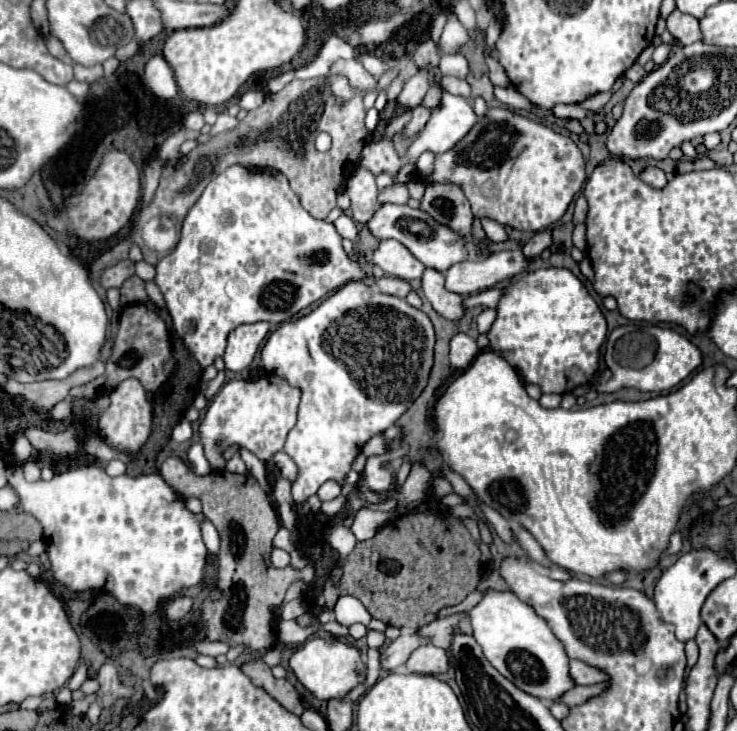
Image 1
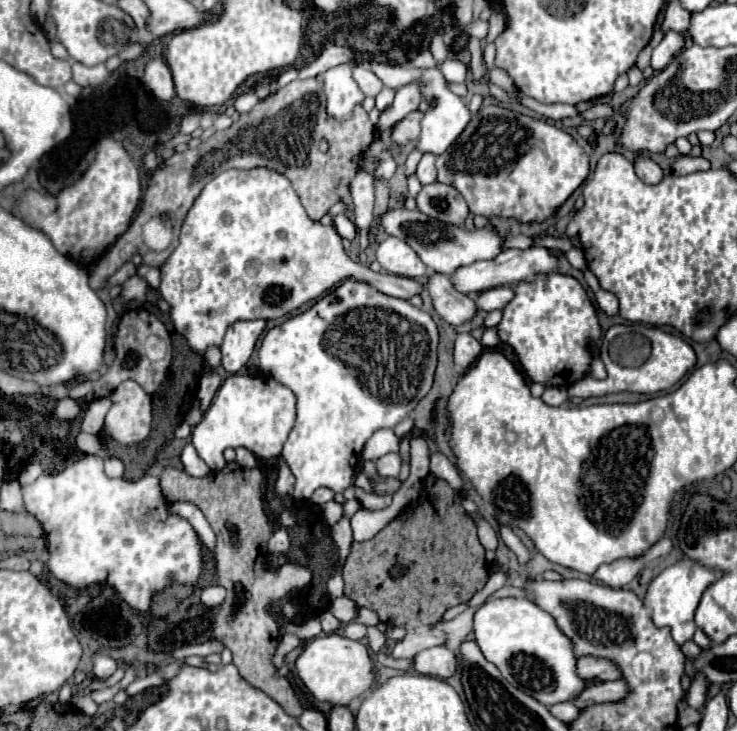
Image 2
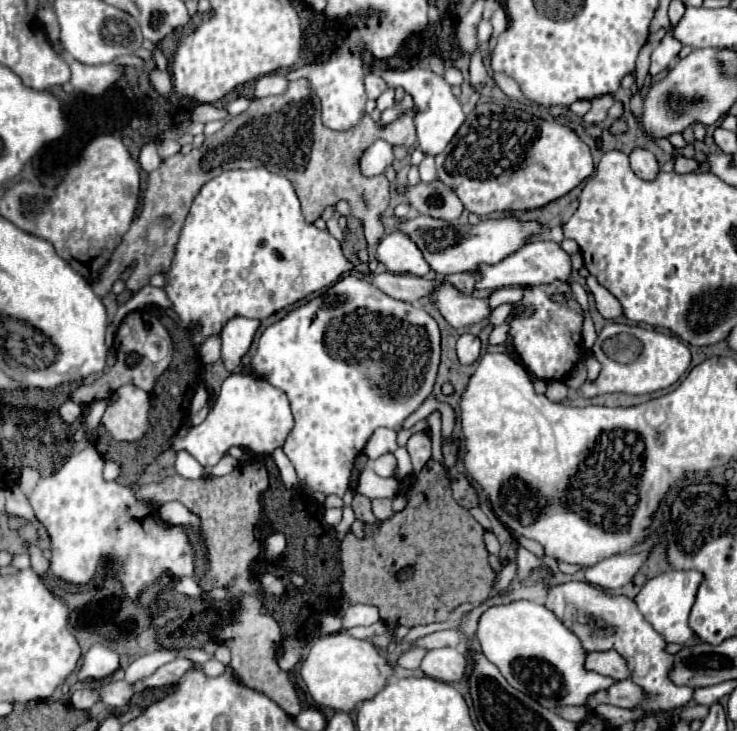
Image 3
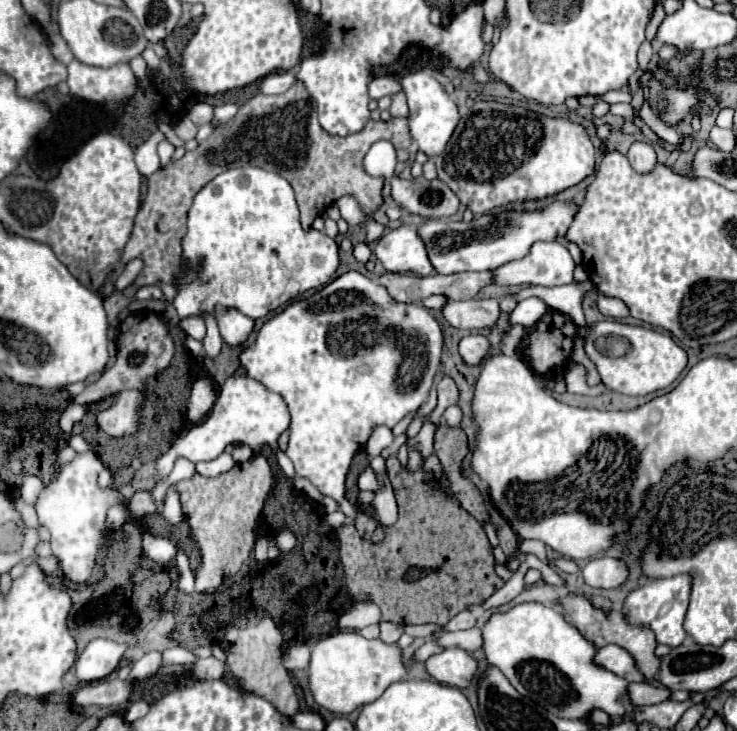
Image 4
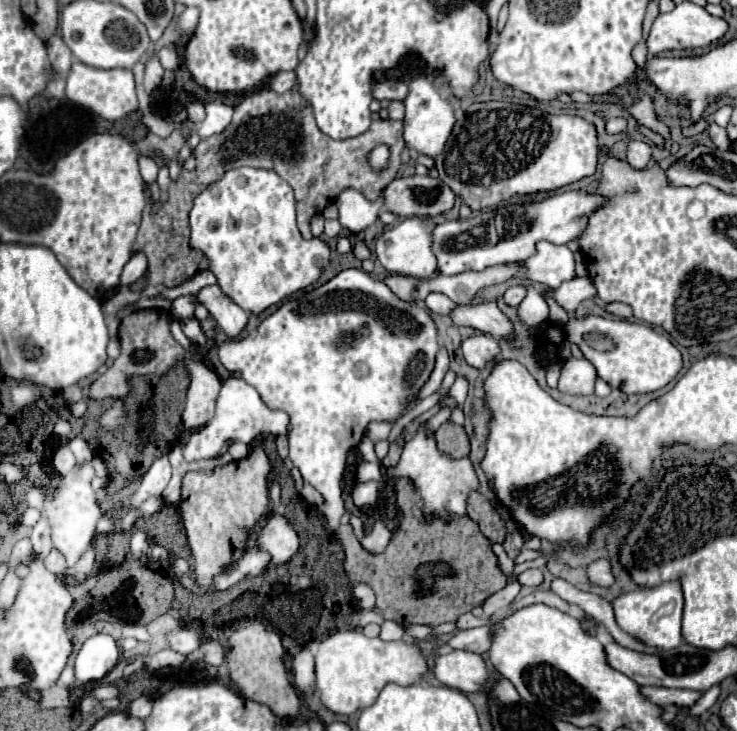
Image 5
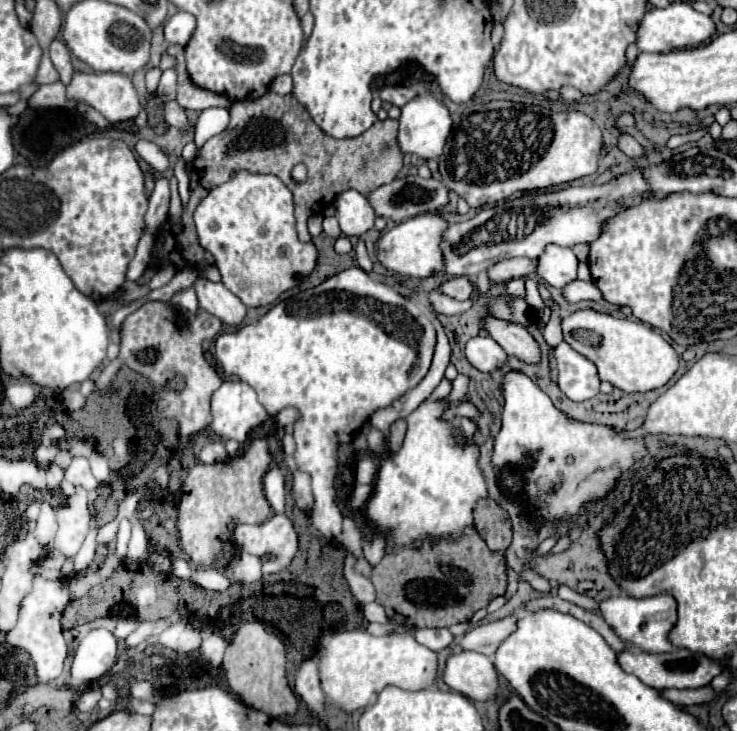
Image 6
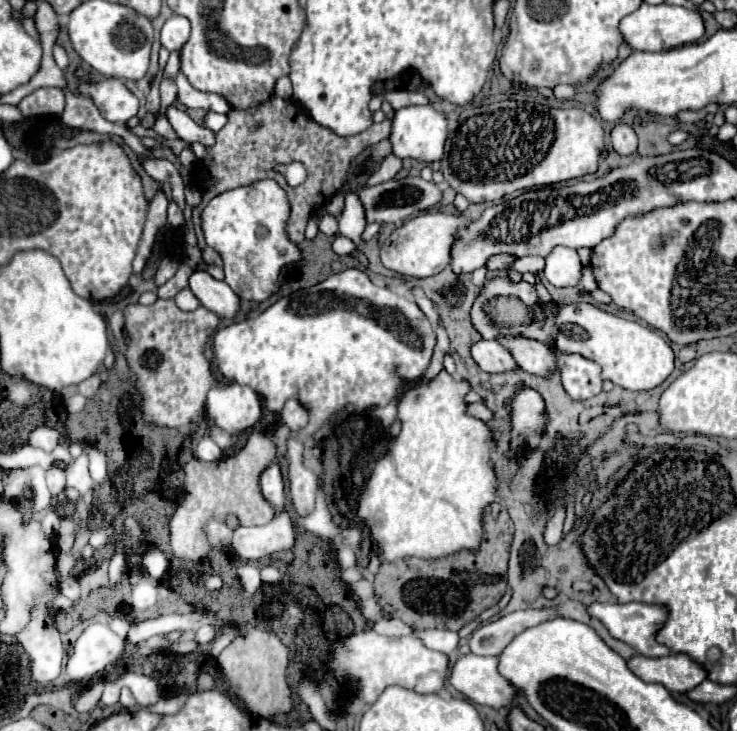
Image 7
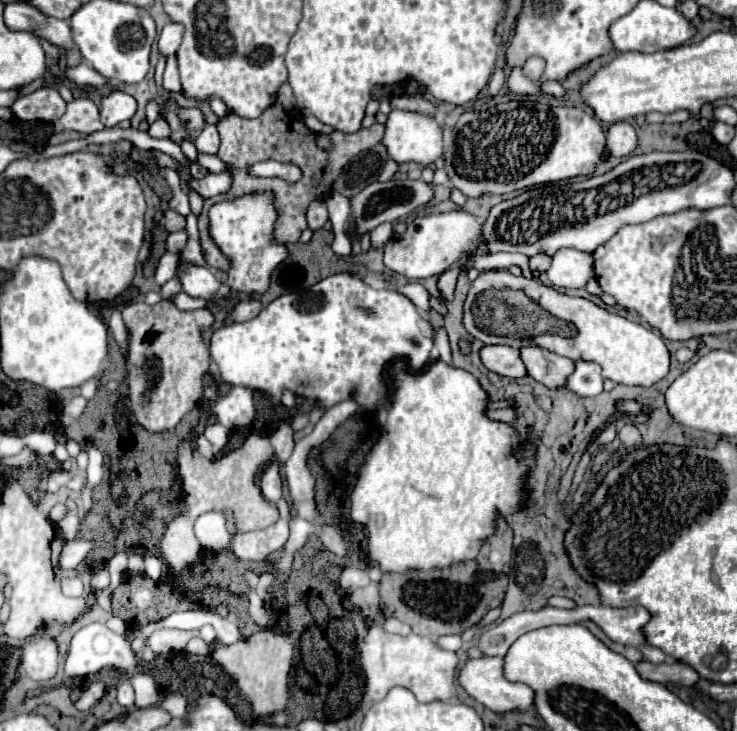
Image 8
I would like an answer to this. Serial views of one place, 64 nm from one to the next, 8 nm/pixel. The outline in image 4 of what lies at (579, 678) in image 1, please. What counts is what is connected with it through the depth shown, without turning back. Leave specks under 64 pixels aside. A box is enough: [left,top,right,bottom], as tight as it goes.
[594,644,644,682]

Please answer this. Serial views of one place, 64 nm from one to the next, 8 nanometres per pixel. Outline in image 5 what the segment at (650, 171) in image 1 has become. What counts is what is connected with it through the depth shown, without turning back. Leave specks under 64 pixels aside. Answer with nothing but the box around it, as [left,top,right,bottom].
[626,140,652,170]

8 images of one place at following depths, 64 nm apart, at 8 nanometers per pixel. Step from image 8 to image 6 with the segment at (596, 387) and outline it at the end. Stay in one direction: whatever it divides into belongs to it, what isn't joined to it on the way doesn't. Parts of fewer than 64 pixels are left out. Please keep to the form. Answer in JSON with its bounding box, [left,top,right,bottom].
[556,342,600,400]

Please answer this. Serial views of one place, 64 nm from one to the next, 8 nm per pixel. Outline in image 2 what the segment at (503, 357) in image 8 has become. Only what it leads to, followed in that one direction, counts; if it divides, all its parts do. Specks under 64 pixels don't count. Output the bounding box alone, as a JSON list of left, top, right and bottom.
[454,334,482,370]

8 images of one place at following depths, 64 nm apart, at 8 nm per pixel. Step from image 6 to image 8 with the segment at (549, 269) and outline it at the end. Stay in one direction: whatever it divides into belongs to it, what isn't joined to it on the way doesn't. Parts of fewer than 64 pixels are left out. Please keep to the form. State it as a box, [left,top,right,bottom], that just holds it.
[546,248,594,288]

